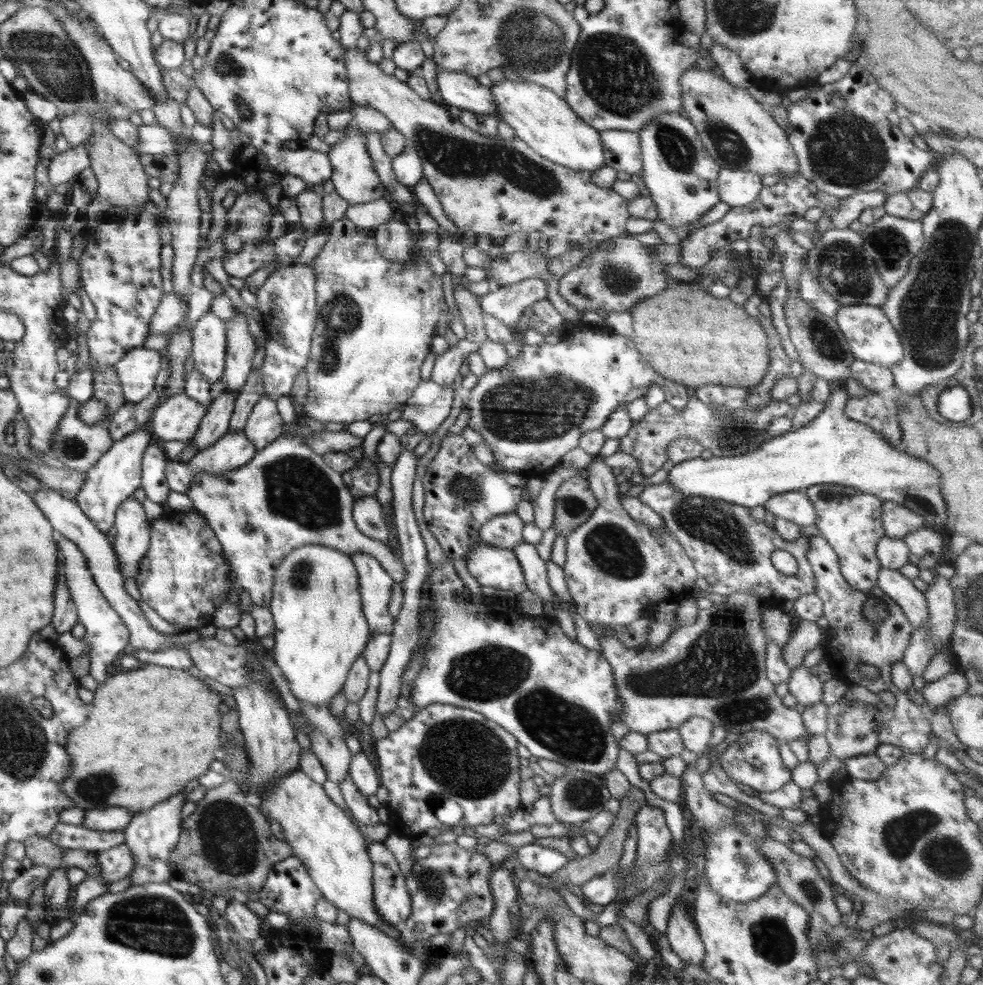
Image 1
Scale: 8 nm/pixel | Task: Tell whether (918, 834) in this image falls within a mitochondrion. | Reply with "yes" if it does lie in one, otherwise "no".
yes

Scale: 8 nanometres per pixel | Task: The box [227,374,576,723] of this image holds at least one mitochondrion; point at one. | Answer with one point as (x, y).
(297, 489)

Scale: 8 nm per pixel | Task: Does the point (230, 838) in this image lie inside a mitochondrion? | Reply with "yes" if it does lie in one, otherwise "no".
yes

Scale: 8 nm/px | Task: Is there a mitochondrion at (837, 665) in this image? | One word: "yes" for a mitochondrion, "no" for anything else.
no

